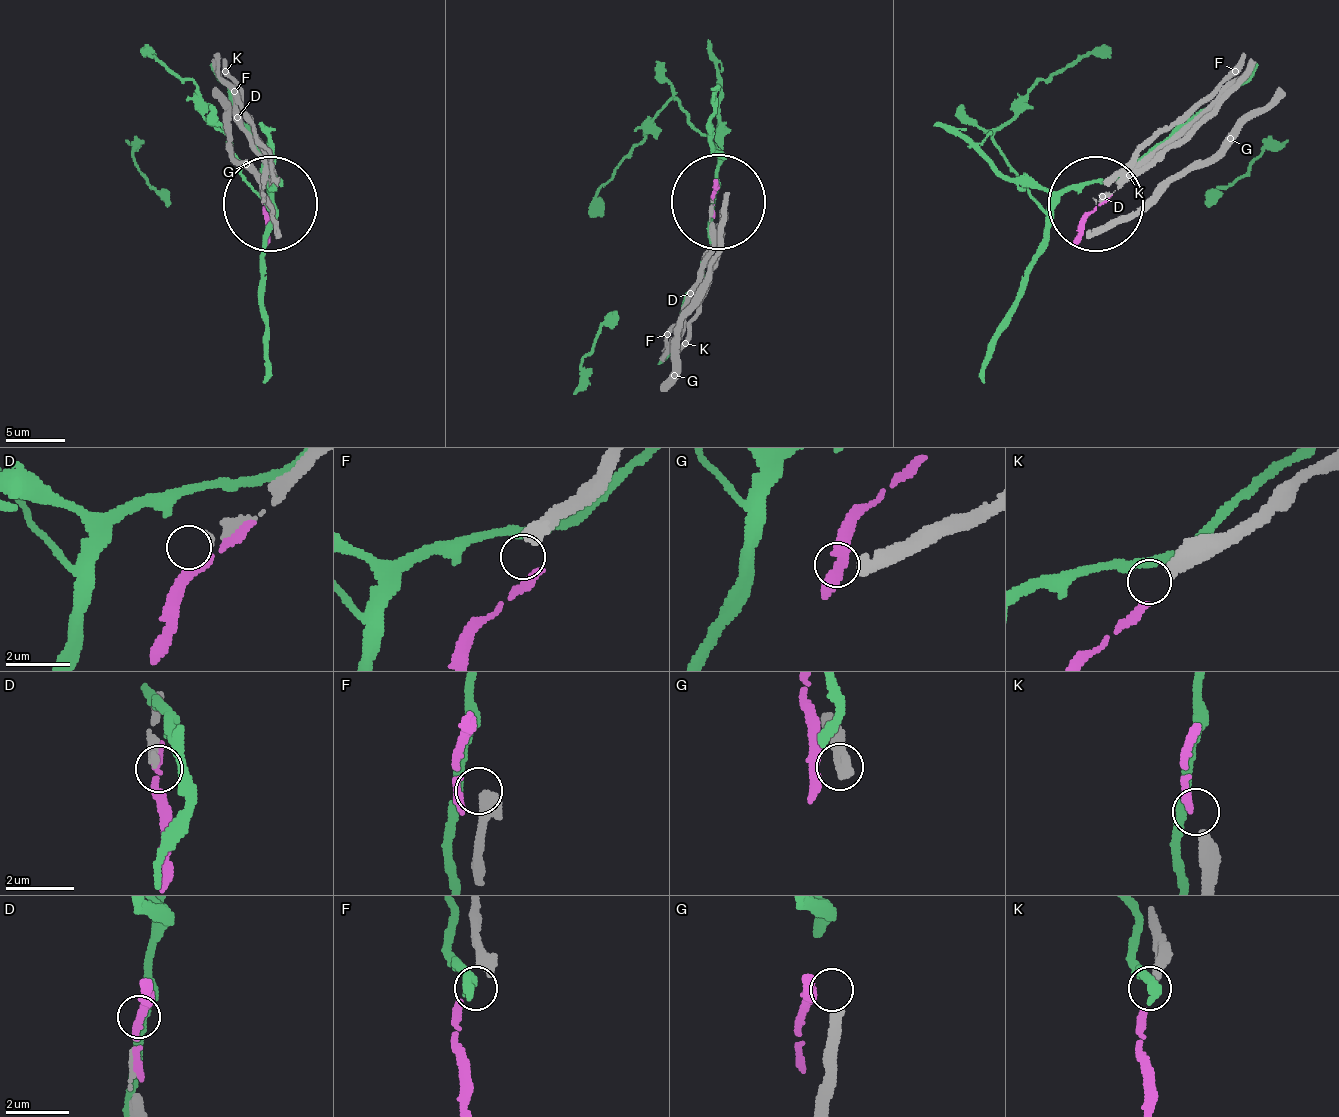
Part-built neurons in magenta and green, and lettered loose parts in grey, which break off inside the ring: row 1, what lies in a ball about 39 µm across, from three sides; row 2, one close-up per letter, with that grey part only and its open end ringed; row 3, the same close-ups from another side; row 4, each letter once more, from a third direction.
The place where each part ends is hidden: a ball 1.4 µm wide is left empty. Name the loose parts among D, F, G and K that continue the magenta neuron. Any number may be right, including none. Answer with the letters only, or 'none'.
K

